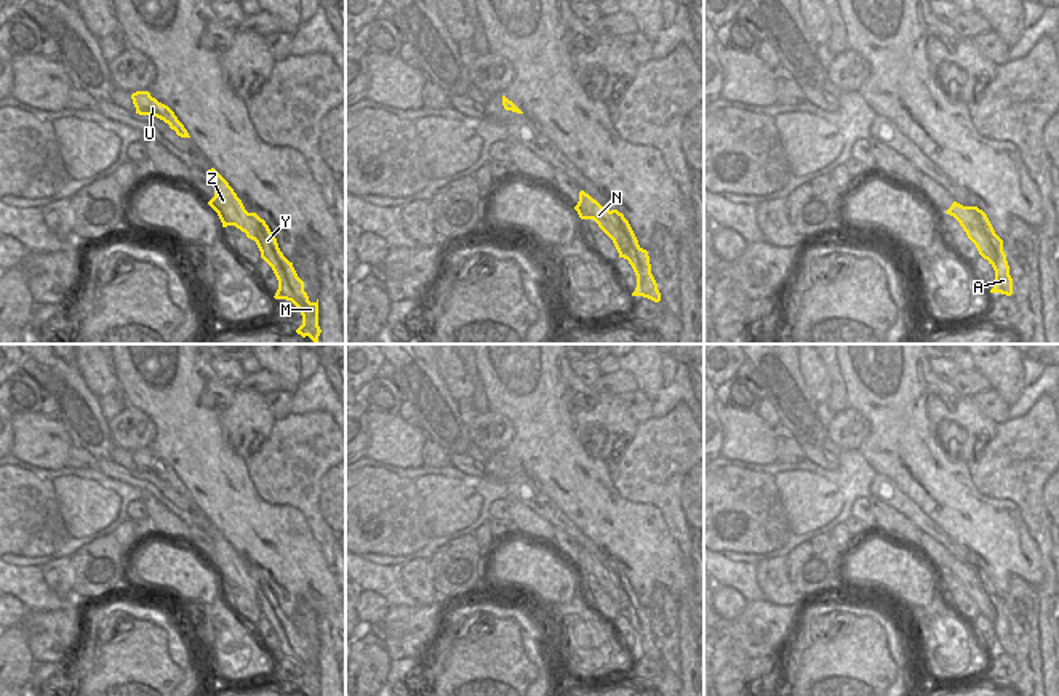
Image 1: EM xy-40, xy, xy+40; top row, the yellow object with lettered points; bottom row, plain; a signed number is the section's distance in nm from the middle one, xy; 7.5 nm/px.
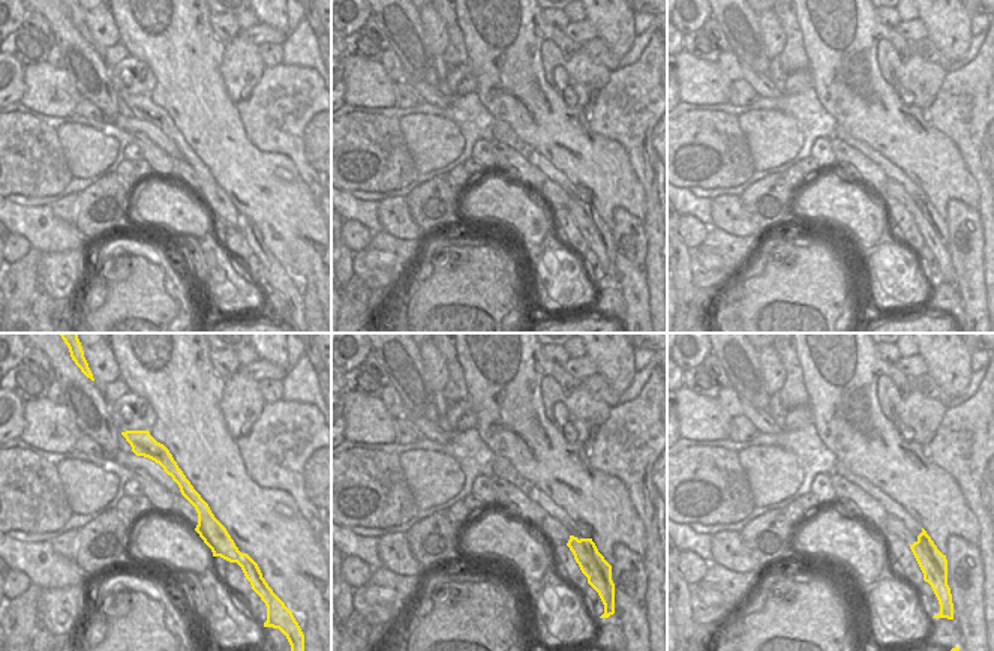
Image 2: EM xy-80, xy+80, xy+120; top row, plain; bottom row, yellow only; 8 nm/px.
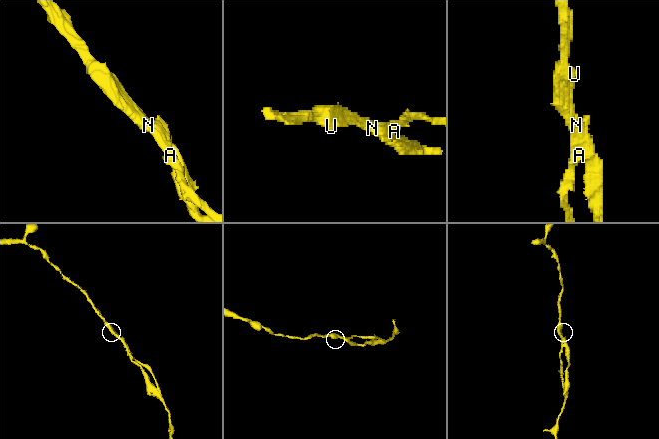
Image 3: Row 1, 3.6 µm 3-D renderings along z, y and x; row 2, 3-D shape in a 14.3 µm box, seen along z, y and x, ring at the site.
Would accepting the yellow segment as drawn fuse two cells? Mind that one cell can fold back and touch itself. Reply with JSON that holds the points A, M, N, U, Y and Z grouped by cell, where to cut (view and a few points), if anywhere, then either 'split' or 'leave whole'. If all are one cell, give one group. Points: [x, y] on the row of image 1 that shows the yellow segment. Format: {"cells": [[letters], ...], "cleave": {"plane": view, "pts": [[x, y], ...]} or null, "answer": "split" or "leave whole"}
{"cells": [["A", "M", "Y"], ["N", "U", "Z"]], "cleave": {"plane": "xy+40", "pts": [[967, 207], [986, 236], [992, 263]]}, "answer": "split"}

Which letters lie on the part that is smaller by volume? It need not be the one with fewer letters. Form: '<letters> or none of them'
A, M, Y.

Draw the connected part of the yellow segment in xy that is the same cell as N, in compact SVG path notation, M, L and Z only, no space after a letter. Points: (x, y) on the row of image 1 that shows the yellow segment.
M584 190L579 192L579 202L574 206L581 219L593 219L598 227L613 240L614 246L619 246L622 237L619 226L614 222L609 210L601 206Z

